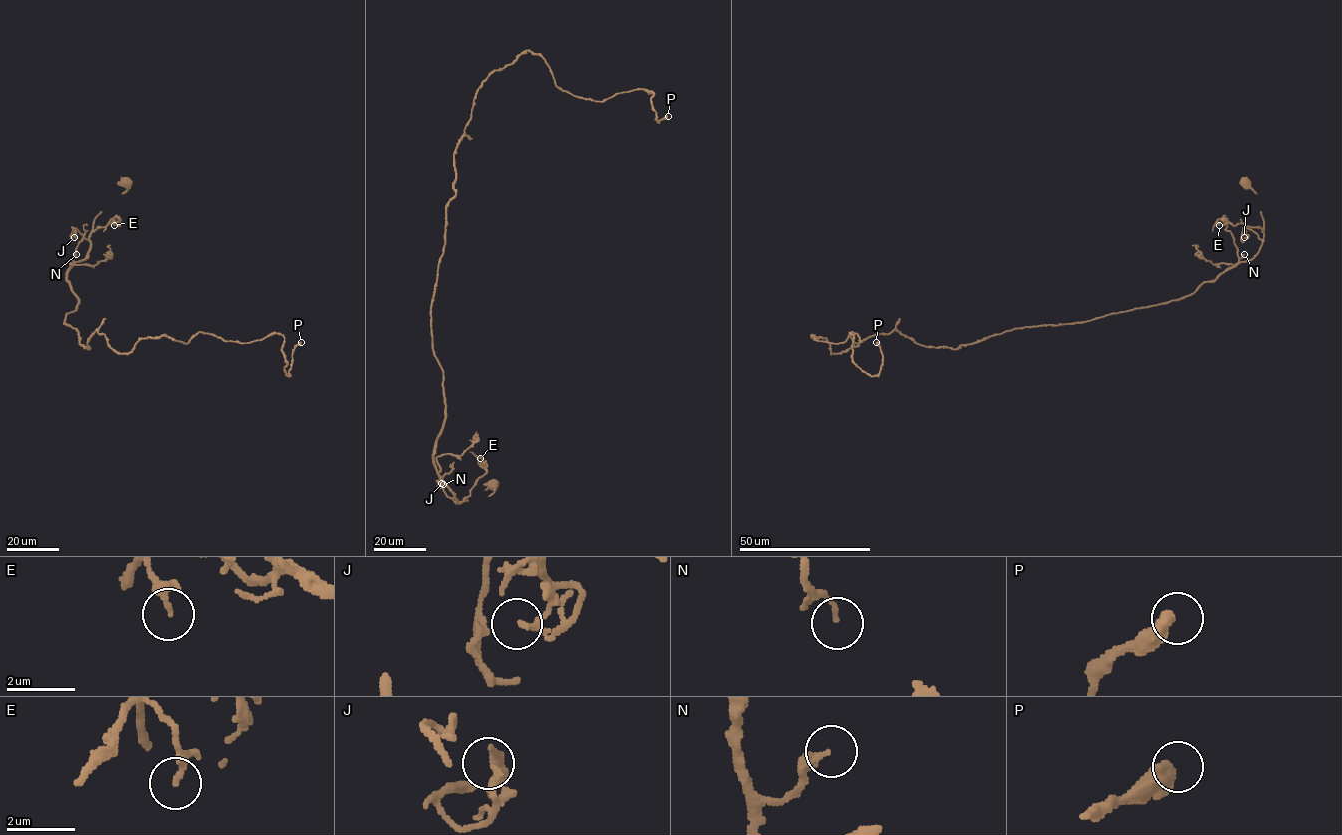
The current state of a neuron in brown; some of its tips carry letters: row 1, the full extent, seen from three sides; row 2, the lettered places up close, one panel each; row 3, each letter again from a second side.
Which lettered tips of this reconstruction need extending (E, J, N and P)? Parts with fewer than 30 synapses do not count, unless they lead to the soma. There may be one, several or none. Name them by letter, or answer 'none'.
none

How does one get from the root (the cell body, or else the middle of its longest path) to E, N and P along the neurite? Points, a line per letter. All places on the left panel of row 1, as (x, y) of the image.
E: (125, 183), (127, 189), (95, 218), (93, 229), (109, 223), (119, 225), (111, 218), (114, 225)
N: (125, 183), (127, 189), (95, 218), (88, 254), (74, 262), (76, 254)
P: (125, 183), (67, 272), (80, 344), (97, 330), (122, 353), (148, 337), (279, 333), (289, 376), (301, 342)

